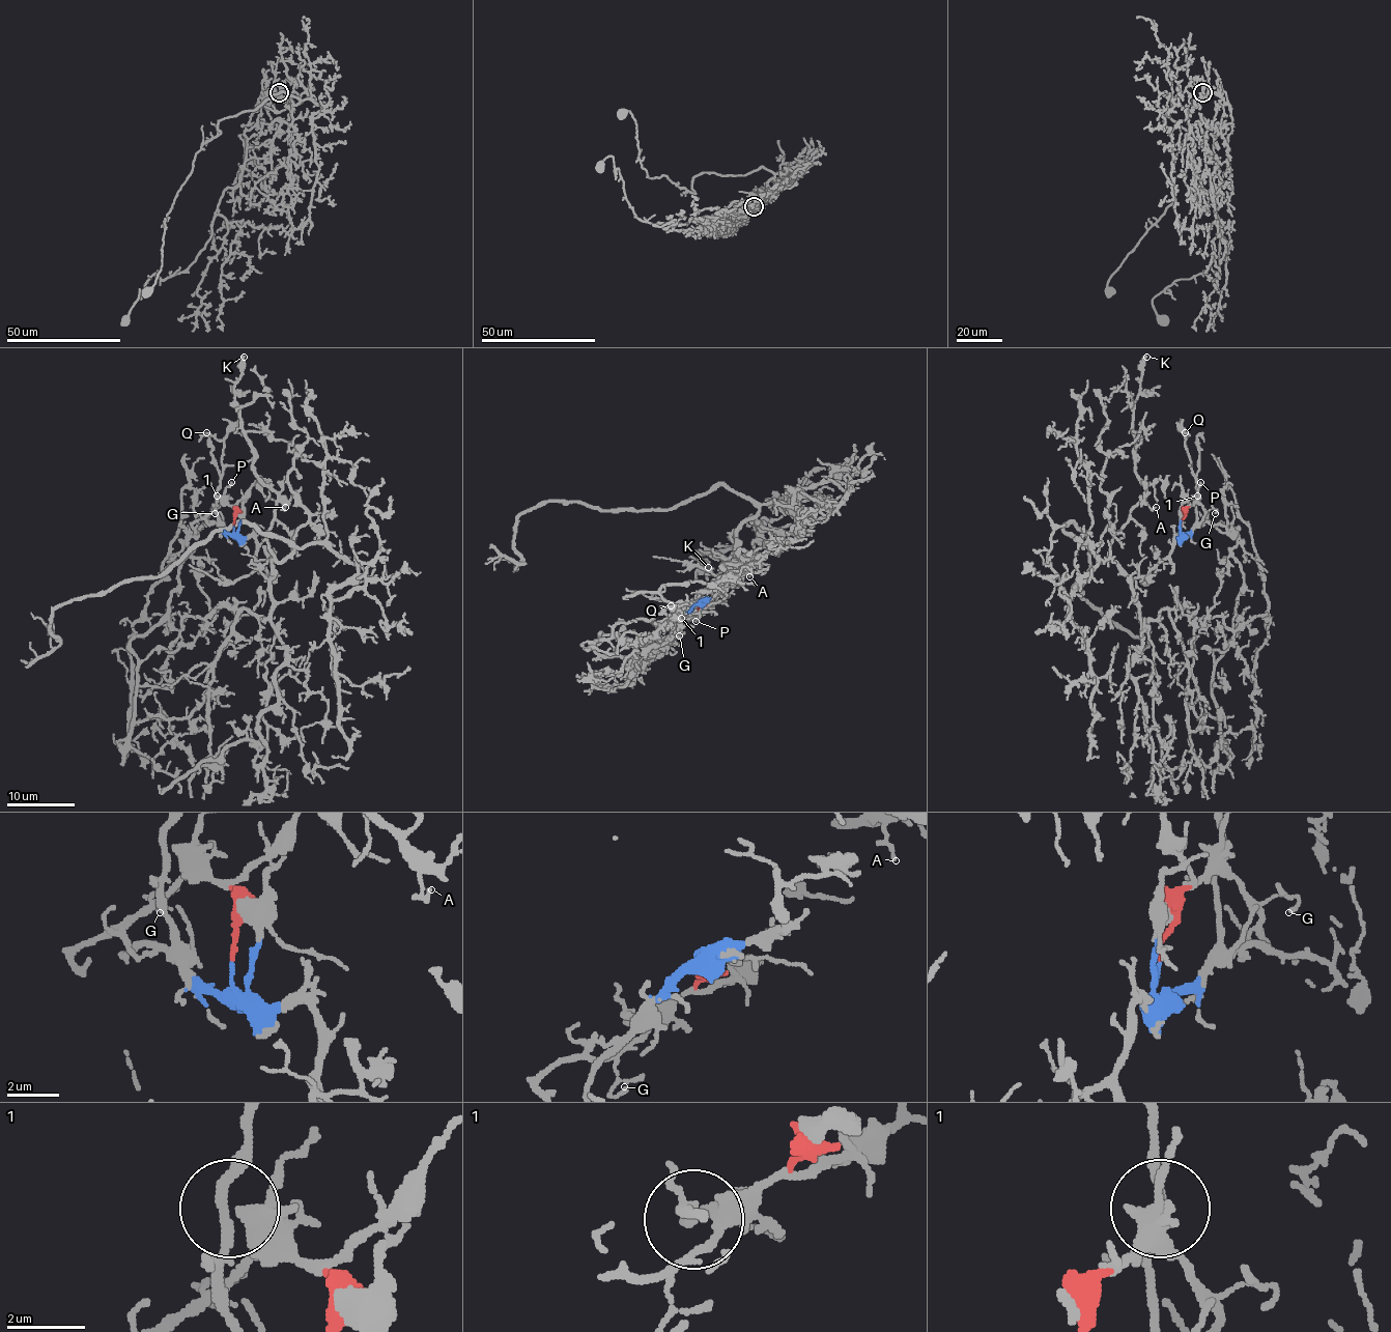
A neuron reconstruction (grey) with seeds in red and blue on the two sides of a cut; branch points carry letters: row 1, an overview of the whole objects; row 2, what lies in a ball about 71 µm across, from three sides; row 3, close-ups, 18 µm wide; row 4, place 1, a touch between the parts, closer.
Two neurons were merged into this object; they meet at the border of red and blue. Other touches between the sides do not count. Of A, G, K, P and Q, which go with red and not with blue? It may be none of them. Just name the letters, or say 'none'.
G, P

